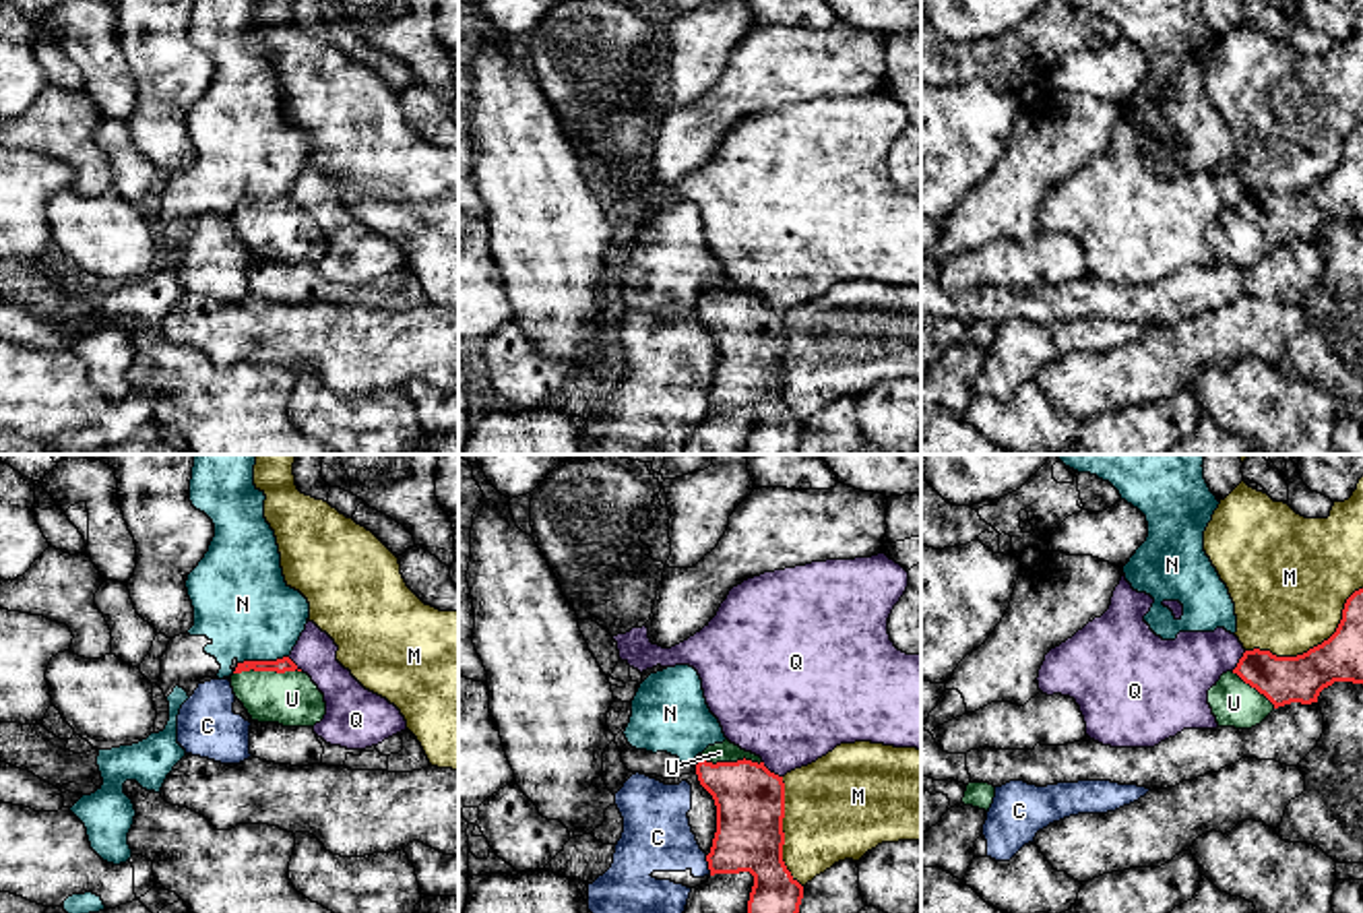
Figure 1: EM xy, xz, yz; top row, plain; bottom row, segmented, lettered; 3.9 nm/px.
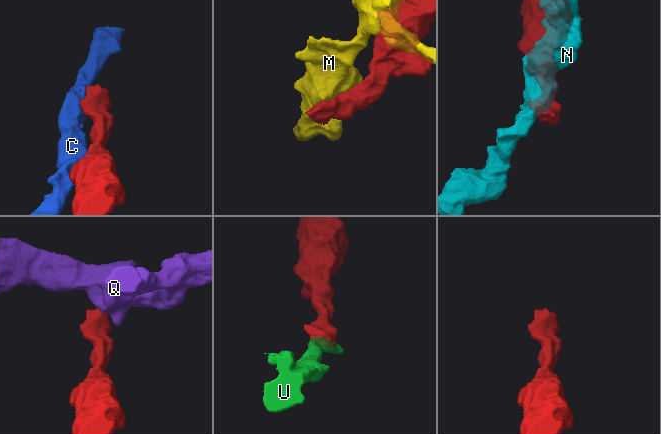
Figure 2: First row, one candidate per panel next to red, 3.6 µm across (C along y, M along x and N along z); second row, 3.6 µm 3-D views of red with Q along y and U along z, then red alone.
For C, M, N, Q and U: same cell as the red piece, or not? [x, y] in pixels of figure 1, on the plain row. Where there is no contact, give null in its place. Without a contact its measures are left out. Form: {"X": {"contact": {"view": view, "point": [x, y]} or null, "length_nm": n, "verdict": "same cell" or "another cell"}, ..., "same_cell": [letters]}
{"C": {"contact": {"view": "xz", "point": [709, 403]}, "length_nm": 80, "verdict": "another cell"}, "M": {"contact": {"view": "yz", "point": [1314, 184]}, "length_nm": 500, "verdict": "another cell"}, "N": {"contact": {"view": "xy", "point": [263, 199]}, "length_nm": 200, "verdict": "another cell"}, "Q": {"contact": {"view": "xz", "point": [769, 308]}, "length_nm": 100, "verdict": "another cell"}, "U": {"contact": {"view": "xy", "point": [267, 207]}, "length_nm": 260, "verdict": "same cell"}, "same_cell": ["U"]}

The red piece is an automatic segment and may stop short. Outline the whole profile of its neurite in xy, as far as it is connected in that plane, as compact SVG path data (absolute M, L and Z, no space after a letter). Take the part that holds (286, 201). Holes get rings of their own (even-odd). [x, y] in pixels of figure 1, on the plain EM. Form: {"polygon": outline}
{"polygon": "M289 194L237 200L231 225L258 260L314 264L326 252L324 231Z"}

